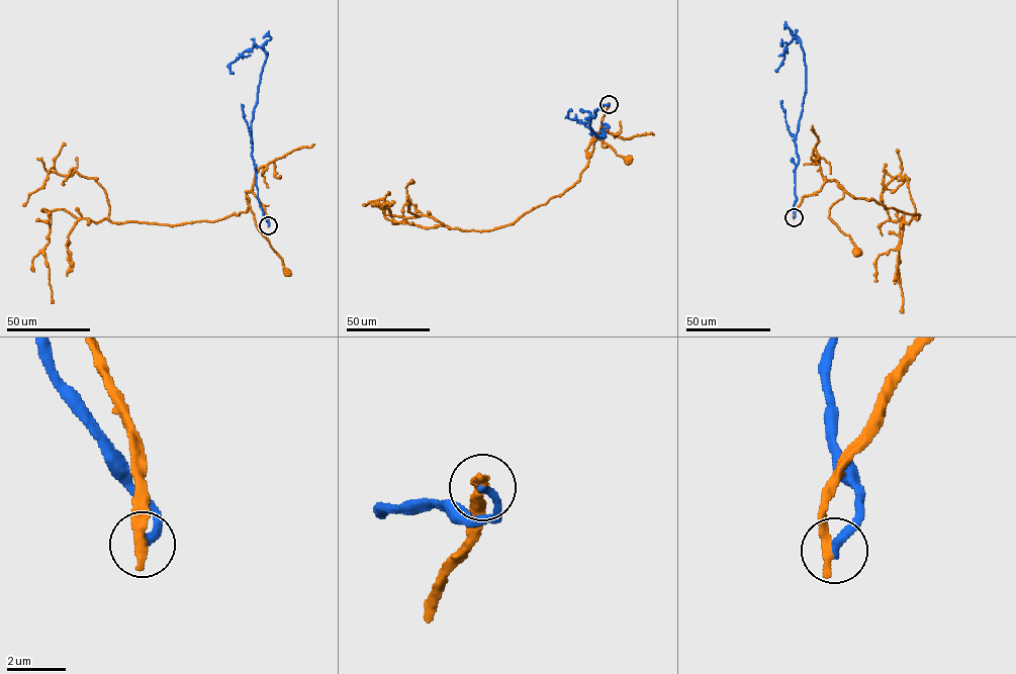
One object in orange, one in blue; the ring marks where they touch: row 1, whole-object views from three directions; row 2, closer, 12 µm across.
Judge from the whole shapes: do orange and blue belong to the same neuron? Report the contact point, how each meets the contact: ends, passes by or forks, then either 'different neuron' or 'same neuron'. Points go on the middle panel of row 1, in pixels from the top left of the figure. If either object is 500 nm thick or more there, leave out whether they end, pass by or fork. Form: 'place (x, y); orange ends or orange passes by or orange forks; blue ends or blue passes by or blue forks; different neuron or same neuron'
place (609, 104); orange ends; blue ends; different neuron

